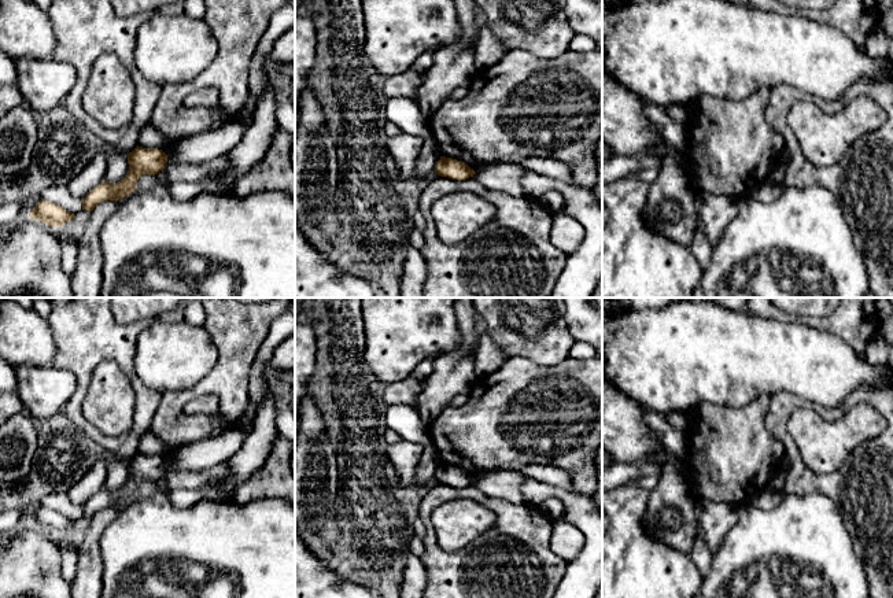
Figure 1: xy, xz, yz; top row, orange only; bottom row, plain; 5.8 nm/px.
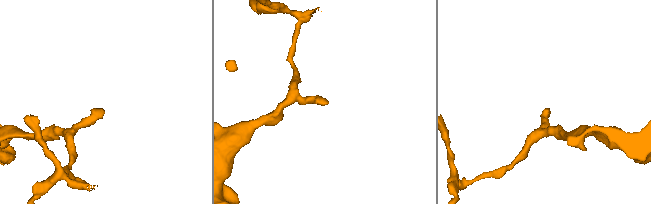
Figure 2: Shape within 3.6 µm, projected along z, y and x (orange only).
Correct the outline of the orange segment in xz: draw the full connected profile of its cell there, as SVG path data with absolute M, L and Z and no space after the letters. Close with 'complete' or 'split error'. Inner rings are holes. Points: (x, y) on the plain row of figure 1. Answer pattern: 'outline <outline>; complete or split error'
outline M440 464L440 466L435 472L435 480L438 483L449 484L453 487L465 487L473 484L475 477L461 468Z; complete

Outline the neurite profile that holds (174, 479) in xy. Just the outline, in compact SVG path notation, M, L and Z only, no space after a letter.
M224 462L202 472L173 470L167 468L163 477L170 490L200 490L211 483L218 484L228 477L228 473L228 466Z

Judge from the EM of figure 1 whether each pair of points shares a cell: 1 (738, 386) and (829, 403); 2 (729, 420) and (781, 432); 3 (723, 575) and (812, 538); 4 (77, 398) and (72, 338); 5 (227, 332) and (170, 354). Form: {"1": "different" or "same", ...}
{"1": "same", "2": "different", "3": "same", "4": "same", "5": "different"}

